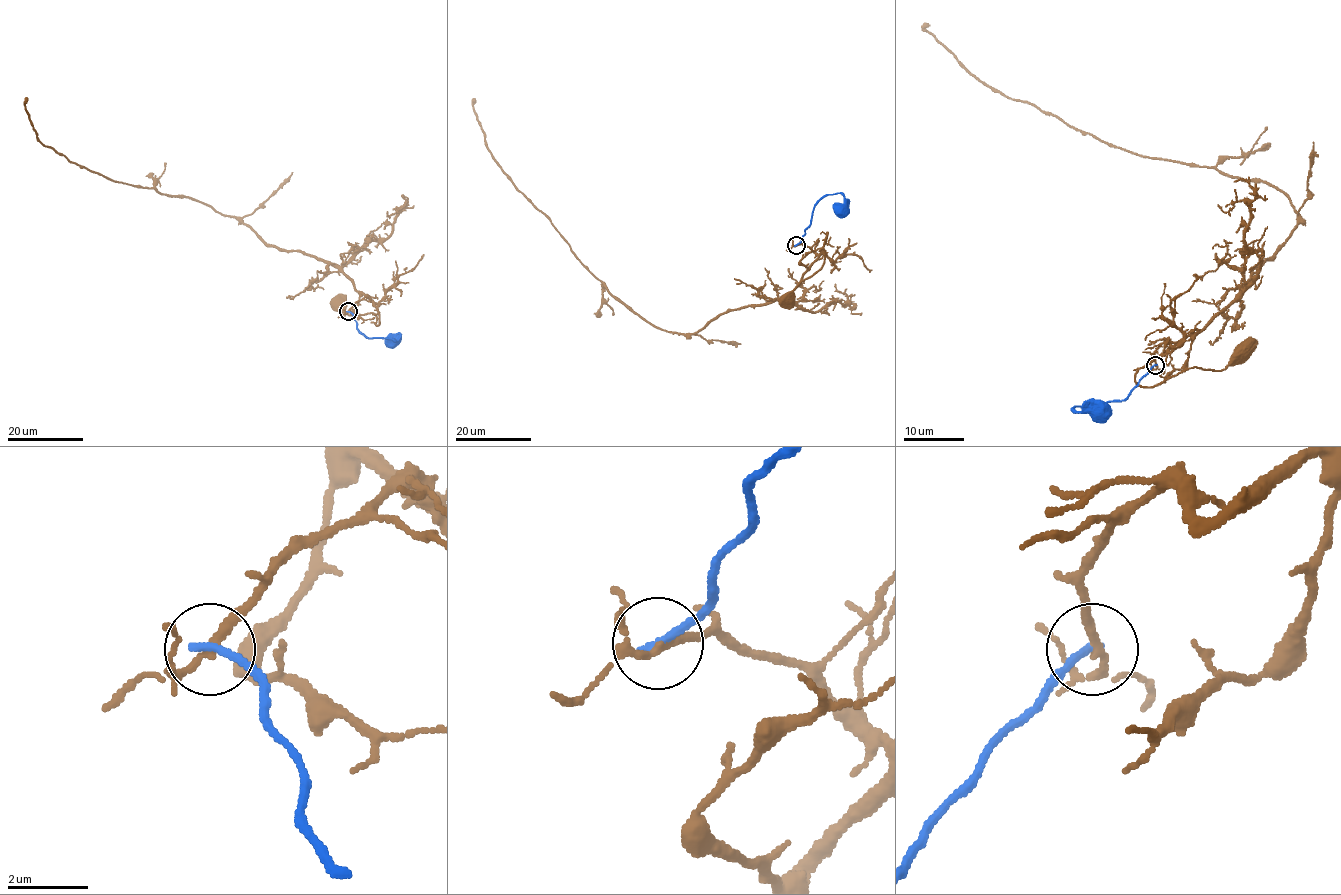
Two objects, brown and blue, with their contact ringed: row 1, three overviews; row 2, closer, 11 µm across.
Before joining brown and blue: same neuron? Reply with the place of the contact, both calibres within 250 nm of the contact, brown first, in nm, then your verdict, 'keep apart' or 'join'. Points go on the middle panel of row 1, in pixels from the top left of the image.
(796, 245) | 200/200 nm | keep apart

